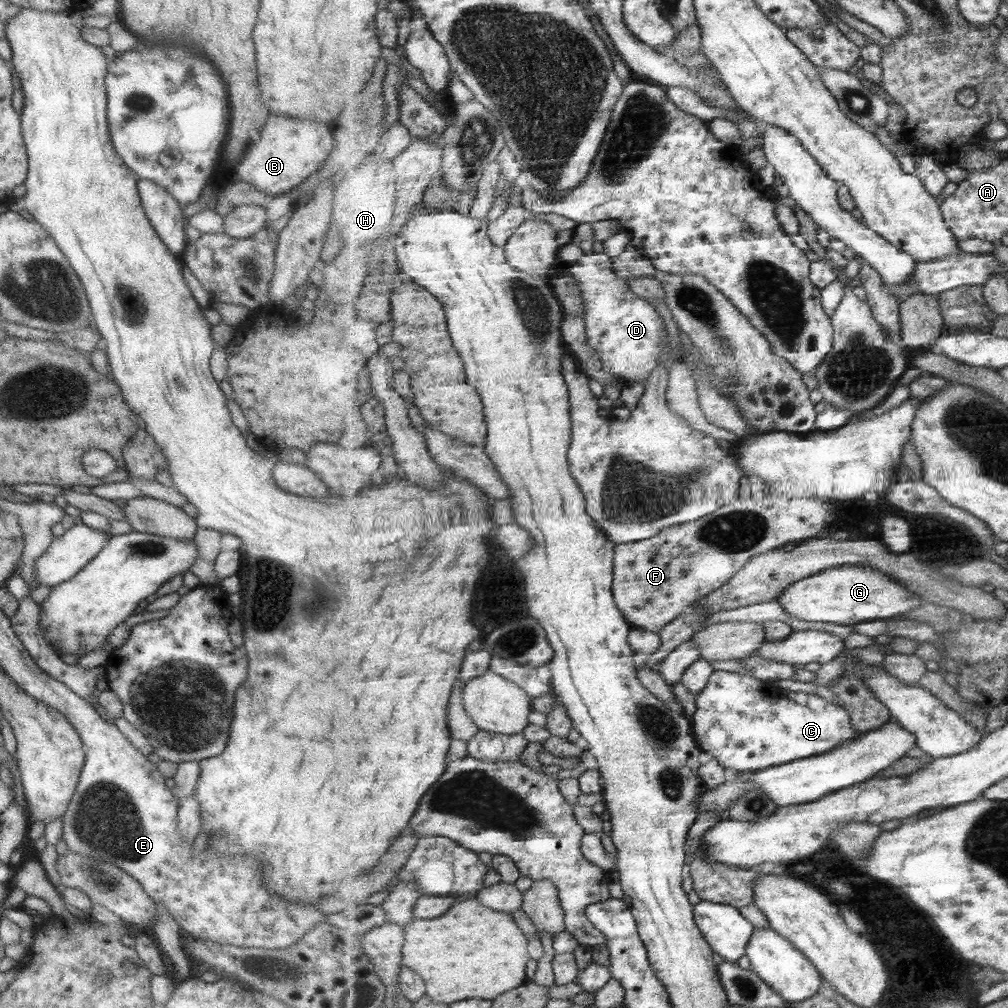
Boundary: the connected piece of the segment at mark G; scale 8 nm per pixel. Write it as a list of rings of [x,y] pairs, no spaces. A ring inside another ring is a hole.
[[[835,566],[790,584],[778,596],[778,603],[791,618],[807,622],[833,622],[851,626],[859,622],[886,621],[892,616],[919,608],[923,599],[888,574],[867,566]]]

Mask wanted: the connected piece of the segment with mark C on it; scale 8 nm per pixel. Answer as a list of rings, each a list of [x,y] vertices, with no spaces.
[[[716,670],[711,675],[711,679],[709,683],[707,683],[707,686],[705,686],[705,689],[701,690],[701,692],[696,695],[696,711],[691,717],[691,722],[697,743],[700,744],[701,751],[705,753],[706,758],[709,757],[719,761],[731,774],[753,772],[763,770],[764,768],[789,764],[803,758],[817,757],[821,754],[832,752],[843,744],[847,745],[847,743],[851,743],[855,741],[856,738],[859,738],[860,735],[863,735],[853,727],[851,714],[841,705],[832,704],[832,702],[825,700],[825,698],[821,698],[821,696],[815,696],[815,694],[781,691],[774,682],[761,681],[757,680],[757,678],[753,678],[751,674],[735,674],[734,672],[730,673],[726,670]]]

